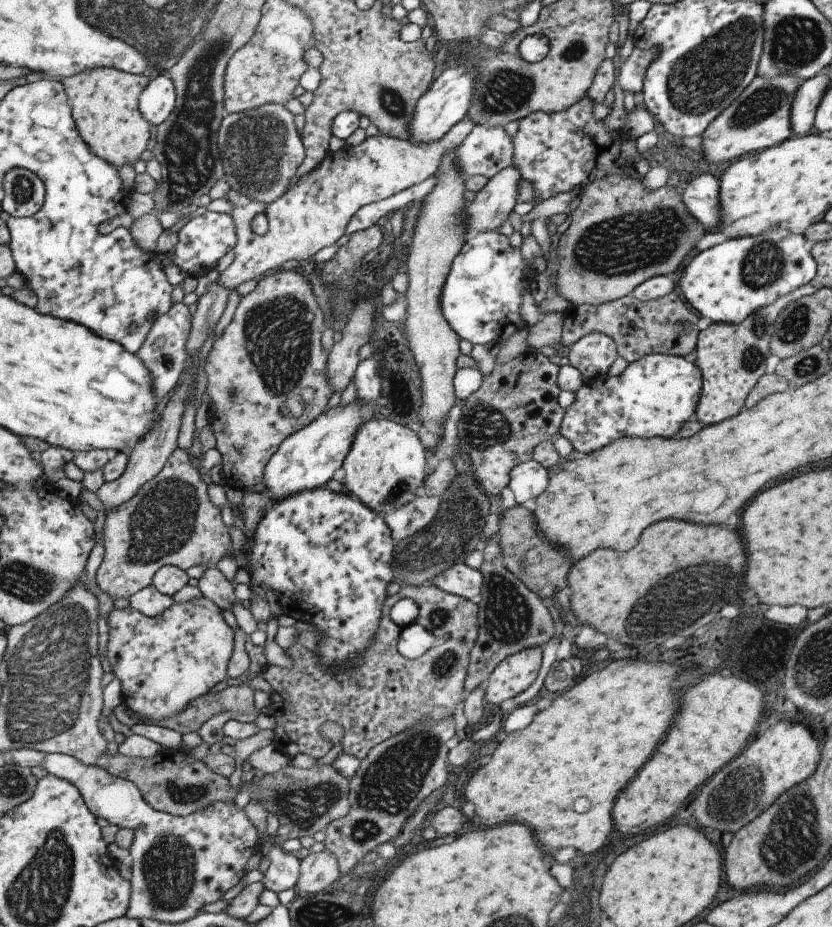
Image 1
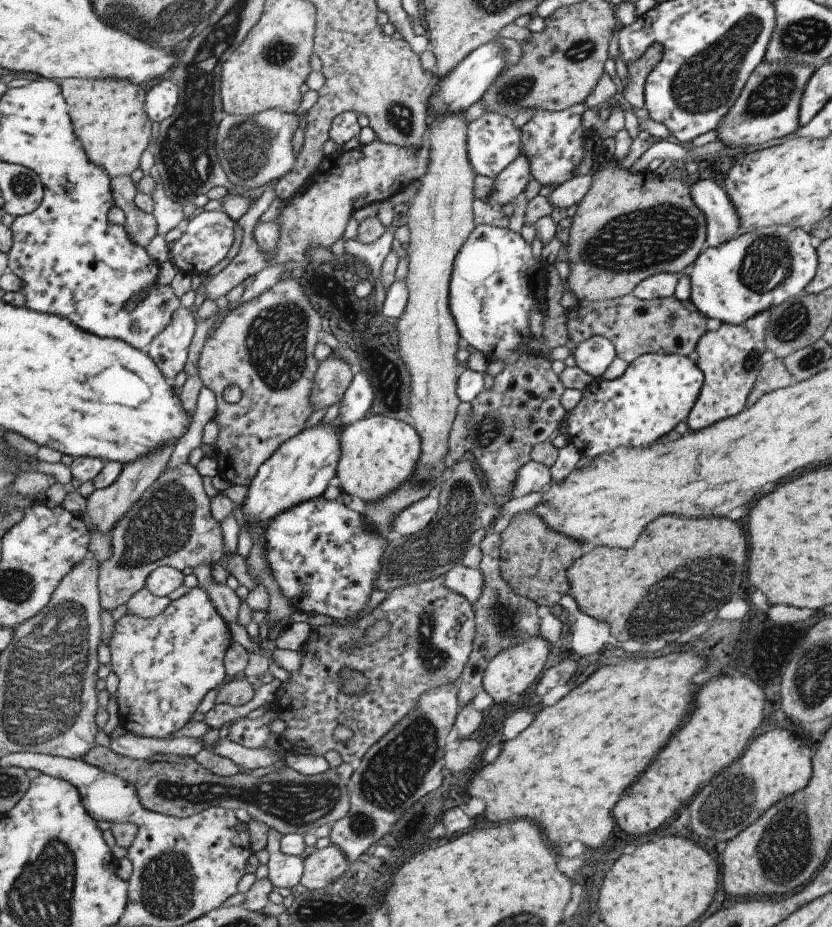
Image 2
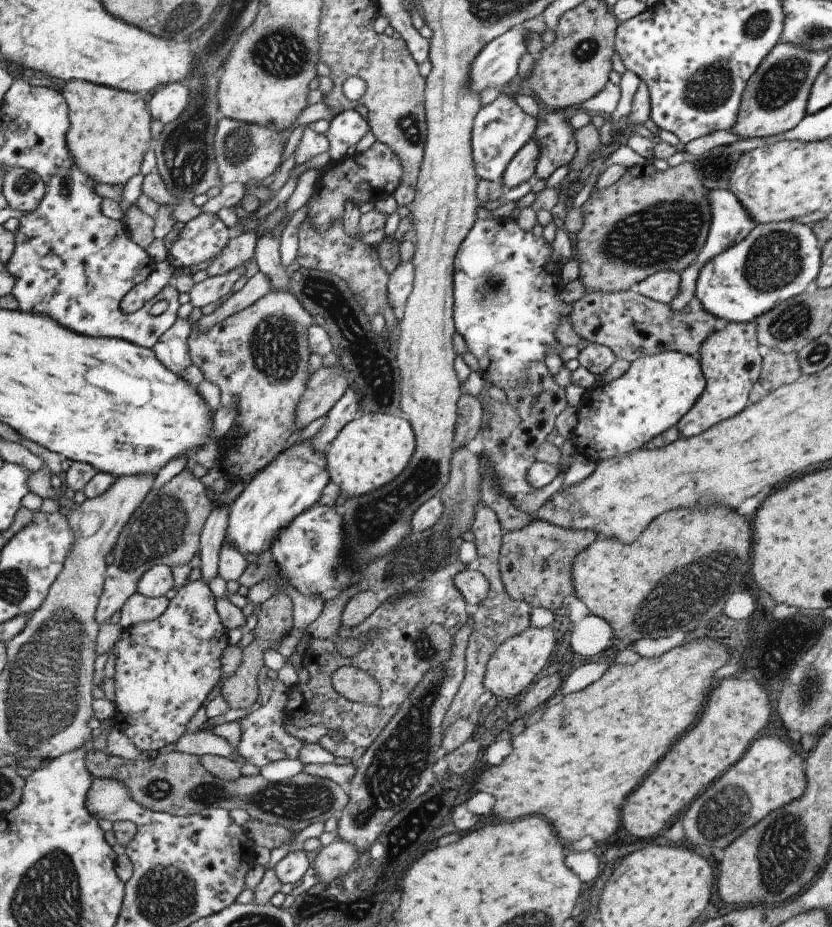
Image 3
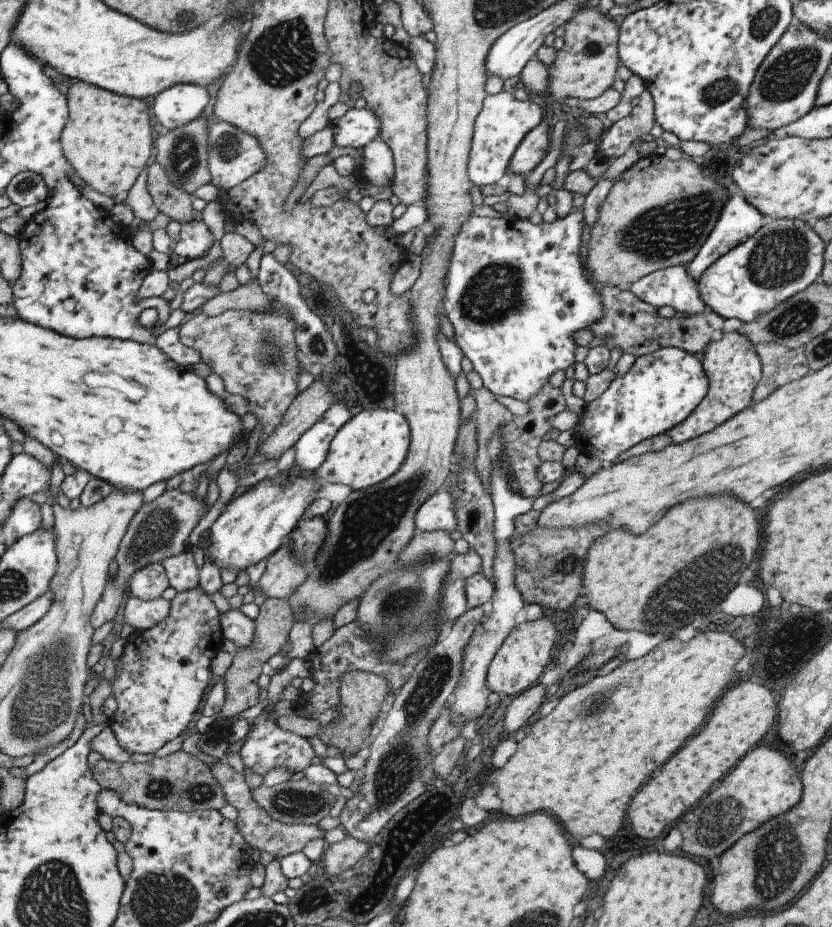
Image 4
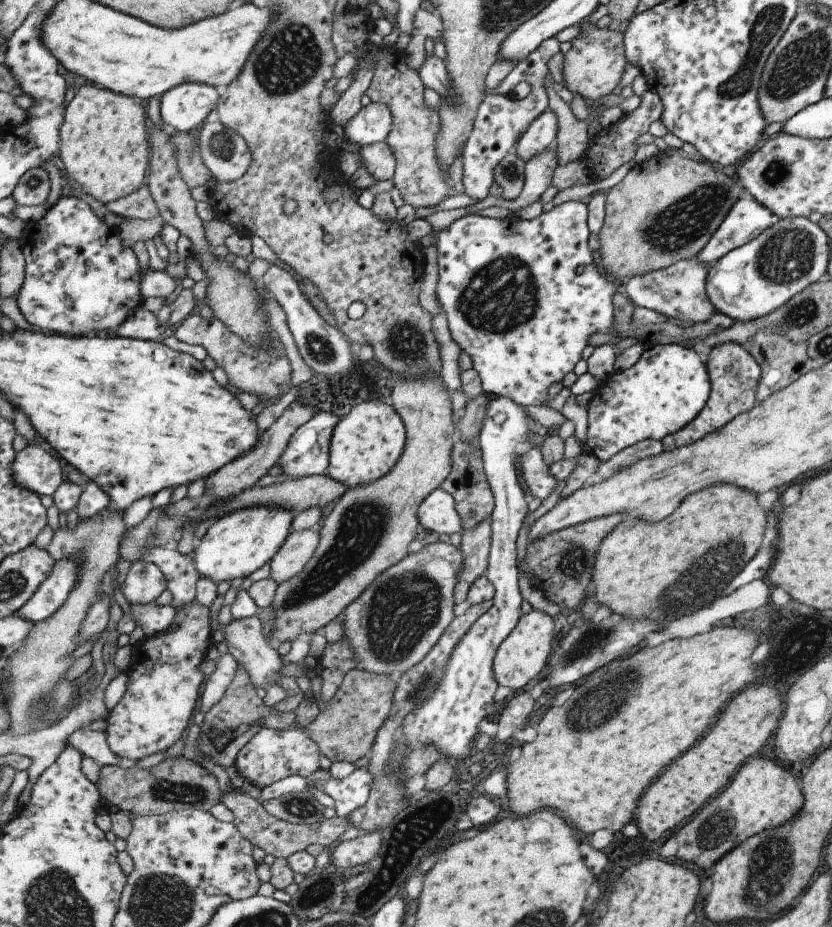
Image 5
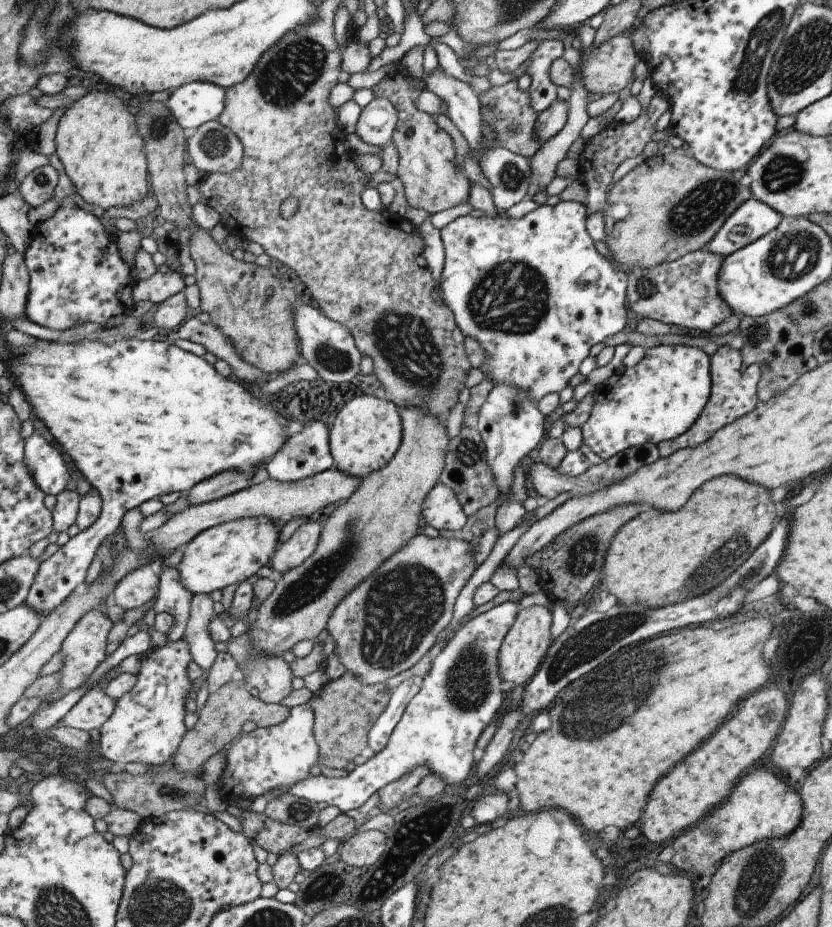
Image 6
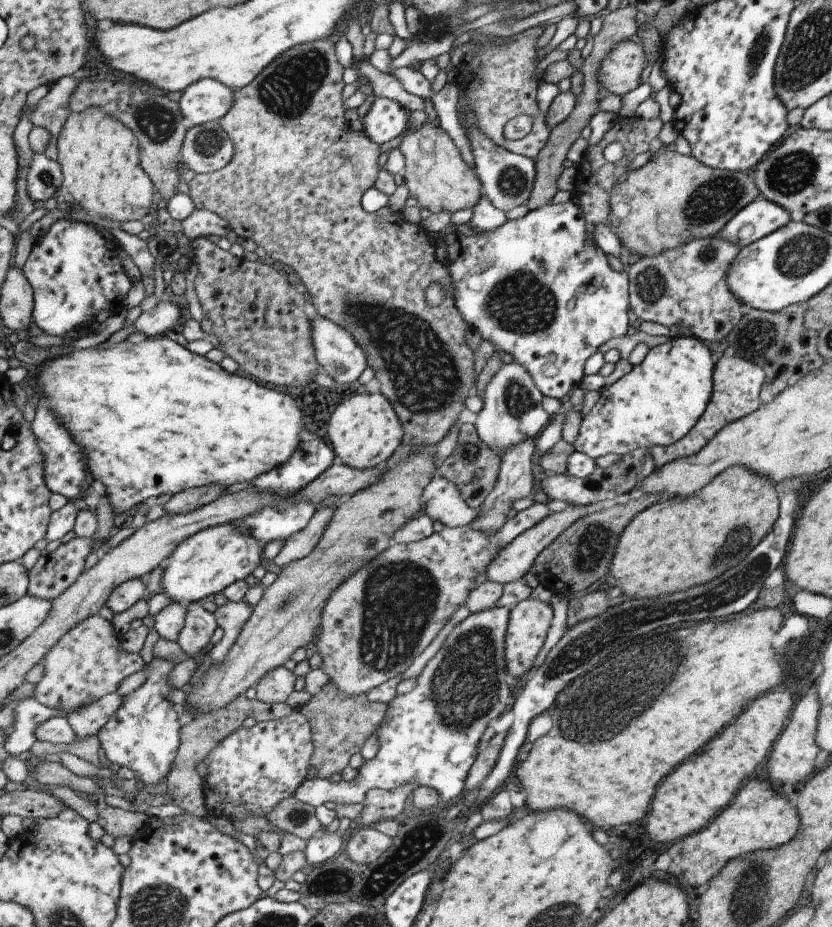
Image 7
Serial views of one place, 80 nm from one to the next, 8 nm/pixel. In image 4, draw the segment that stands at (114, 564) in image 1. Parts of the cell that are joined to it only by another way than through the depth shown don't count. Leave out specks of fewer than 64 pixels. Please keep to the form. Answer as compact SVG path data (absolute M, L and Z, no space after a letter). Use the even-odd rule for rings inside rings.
M177 487L161 491L155 500L143 503L121 542L118 556L115 558L118 563L116 575L108 581L106 592L103 593L102 600L95 607L91 619L95 628L103 626L105 622L113 620L119 614L119 608L123 604L123 594L125 594L123 587L127 584L130 586L131 579L136 573L146 566L160 563L164 558L185 551L189 532L195 528L195 524L205 512L205 504L199 500L199 497L191 496L190 492L181 492Z

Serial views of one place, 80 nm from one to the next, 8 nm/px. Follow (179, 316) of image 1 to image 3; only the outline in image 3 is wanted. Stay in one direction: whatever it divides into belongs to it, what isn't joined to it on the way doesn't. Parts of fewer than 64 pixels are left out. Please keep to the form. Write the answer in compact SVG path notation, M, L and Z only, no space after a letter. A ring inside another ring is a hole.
M179 318L159 338L159 342L152 349L158 355L159 361L171 370L173 374L180 374L188 366L193 364L191 360L187 338L191 332L191 323L186 318Z

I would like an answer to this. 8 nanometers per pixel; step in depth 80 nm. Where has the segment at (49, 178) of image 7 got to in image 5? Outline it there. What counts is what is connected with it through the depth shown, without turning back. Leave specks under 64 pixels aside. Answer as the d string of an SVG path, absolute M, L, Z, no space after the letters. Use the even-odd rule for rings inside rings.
M35 168L21 176L11 196L18 204L39 206L45 204L49 190L51 190L49 174L42 168Z

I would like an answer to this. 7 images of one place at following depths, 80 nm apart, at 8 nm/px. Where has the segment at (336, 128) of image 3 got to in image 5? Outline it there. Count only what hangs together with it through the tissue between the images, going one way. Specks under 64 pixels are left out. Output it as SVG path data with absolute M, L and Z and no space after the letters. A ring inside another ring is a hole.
M371 102L362 106L345 124L342 124L342 137L361 148L385 141L391 124L388 110L385 105Z

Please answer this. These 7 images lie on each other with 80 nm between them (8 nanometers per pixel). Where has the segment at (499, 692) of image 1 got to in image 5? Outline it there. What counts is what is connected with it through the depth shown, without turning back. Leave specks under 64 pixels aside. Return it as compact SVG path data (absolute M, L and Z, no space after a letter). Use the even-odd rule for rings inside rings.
M535 610L522 615L515 628L511 629L507 638L498 646L492 658L492 673L496 683L513 690L530 686L531 680L537 678L537 674L543 670L545 661L551 654L553 637L553 620L549 615Z

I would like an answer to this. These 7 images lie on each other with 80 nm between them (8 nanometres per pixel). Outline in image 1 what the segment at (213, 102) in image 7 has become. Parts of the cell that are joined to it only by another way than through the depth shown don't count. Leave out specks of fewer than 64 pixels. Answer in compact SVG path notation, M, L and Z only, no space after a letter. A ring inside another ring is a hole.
M163 70L143 90L140 109L151 124L159 126L173 112L175 105L177 105L177 91L174 89L174 83Z

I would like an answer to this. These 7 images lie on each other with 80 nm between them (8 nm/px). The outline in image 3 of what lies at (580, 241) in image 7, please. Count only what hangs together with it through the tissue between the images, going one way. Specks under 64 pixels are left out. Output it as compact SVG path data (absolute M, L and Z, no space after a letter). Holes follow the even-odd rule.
M503 217L499 219L490 218L489 220L476 219L473 222L473 226L469 228L469 232L465 234L465 238L459 247L457 248L453 263L452 263L452 320L454 330L461 335L465 346L467 347L467 352L469 352L476 360L479 366L479 372L484 378L486 374L489 375L489 380L491 381L491 386L495 386L499 390L507 390L507 388L517 388L517 386L523 386L527 382L527 370L533 362L545 362L545 350L551 346L557 356L563 350L563 346L557 344L553 332L561 320L561 316L569 320L569 314L571 314L571 308L573 308L573 302L565 303L561 299L561 293L563 291L564 285L560 278L560 268L561 265L557 262L551 260L551 244L545 243L542 236L536 237L531 233L531 230L521 230L517 225L517 222L510 217Z

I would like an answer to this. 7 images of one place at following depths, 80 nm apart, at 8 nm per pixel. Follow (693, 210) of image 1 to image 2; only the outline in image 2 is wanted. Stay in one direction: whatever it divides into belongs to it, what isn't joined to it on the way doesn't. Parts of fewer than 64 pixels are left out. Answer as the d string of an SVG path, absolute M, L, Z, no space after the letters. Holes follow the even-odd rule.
M692 179L688 188L691 202L704 216L706 237L709 247L717 246L733 238L739 231L738 219L726 197L723 187L711 179Z

